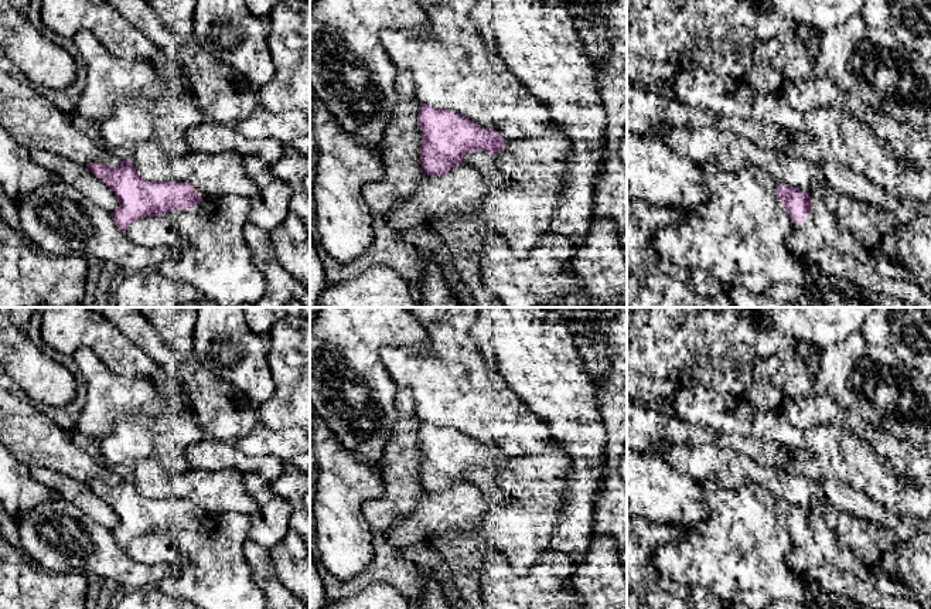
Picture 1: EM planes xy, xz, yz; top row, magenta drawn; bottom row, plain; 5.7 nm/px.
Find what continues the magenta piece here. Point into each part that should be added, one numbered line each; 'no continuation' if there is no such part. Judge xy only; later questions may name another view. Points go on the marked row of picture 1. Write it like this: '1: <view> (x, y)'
1: xy (204, 196)

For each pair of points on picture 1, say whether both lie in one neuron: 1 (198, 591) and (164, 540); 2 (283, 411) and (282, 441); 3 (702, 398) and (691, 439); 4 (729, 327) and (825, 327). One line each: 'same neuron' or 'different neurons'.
1: same neuron
2: different neurons
3: different neurons
4: same neuron

